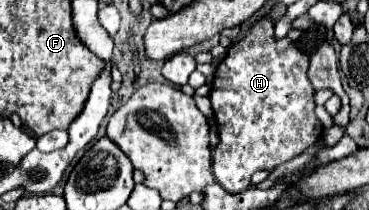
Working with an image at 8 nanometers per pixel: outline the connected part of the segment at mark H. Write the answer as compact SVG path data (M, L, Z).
M263 16L253 22L247 36L239 42L233 42L227 50L227 56L215 70L211 104L219 126L219 144L213 154L213 176L227 192L243 192L251 184L251 176L257 170L273 170L275 166L289 162L299 156L303 150L313 146L325 132L323 124L315 116L313 86L309 82L309 56L301 52L295 42L275 38L273 18Z

